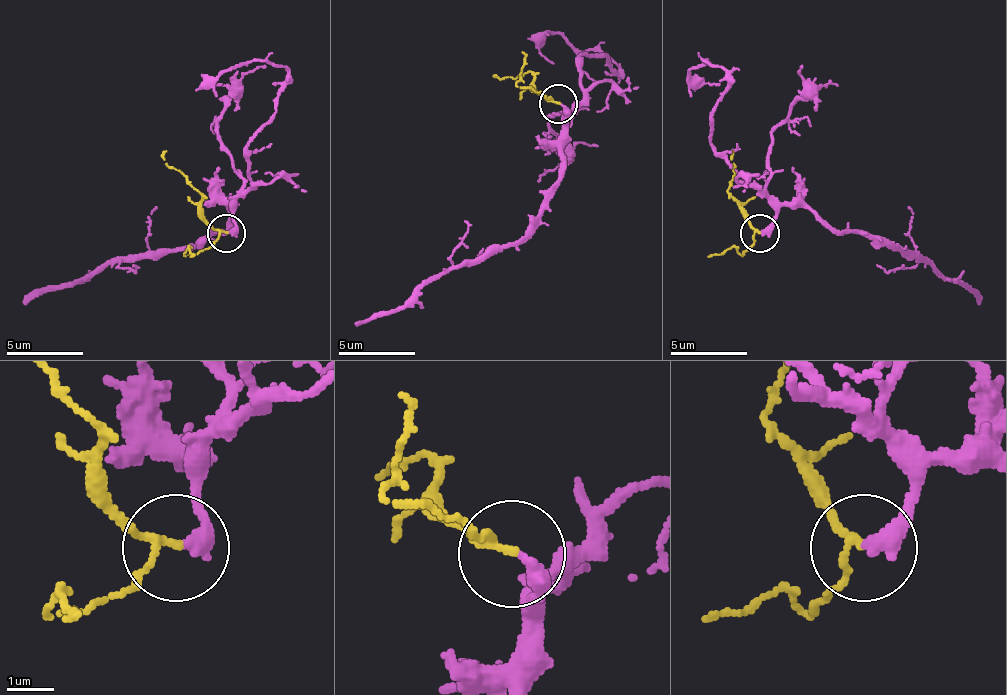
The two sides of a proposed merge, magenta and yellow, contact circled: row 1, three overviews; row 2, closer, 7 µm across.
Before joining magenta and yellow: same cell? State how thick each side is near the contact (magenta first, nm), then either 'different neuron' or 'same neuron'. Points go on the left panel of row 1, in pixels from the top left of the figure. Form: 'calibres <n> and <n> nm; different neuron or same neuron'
calibres 360 and 130 nm; same neuron

